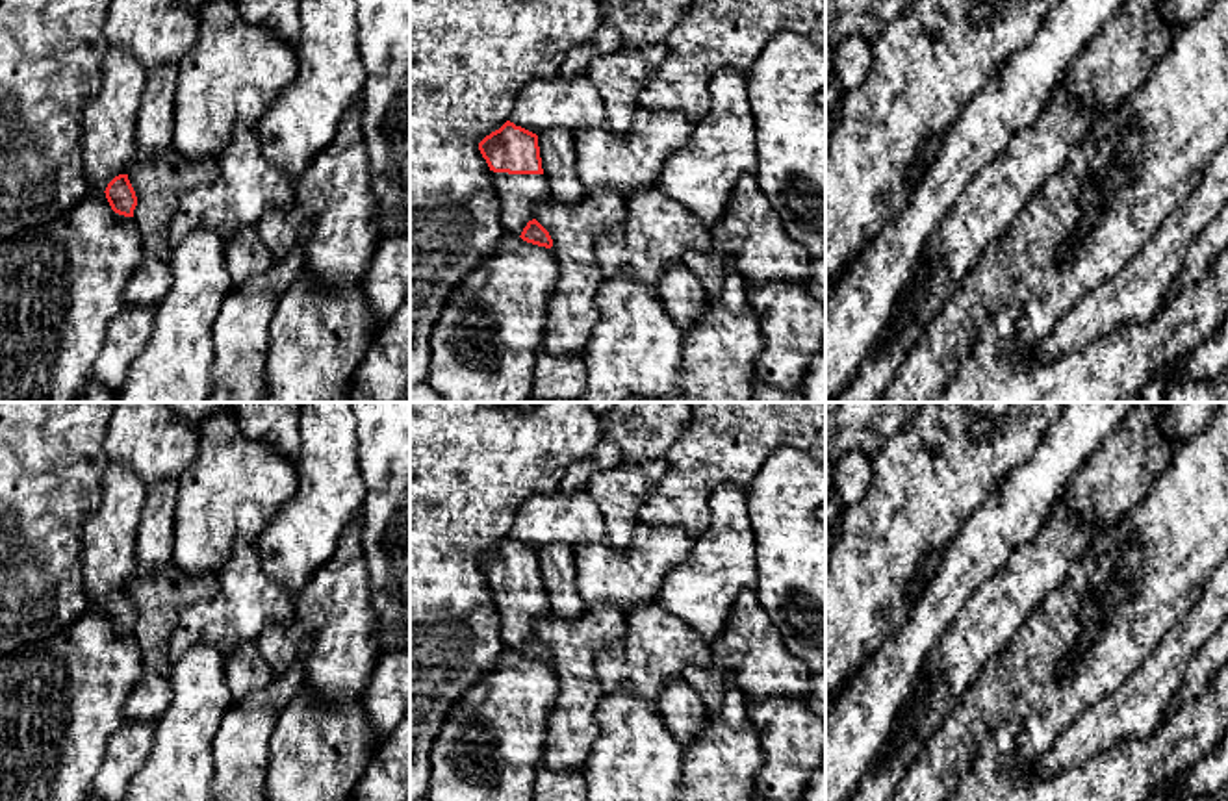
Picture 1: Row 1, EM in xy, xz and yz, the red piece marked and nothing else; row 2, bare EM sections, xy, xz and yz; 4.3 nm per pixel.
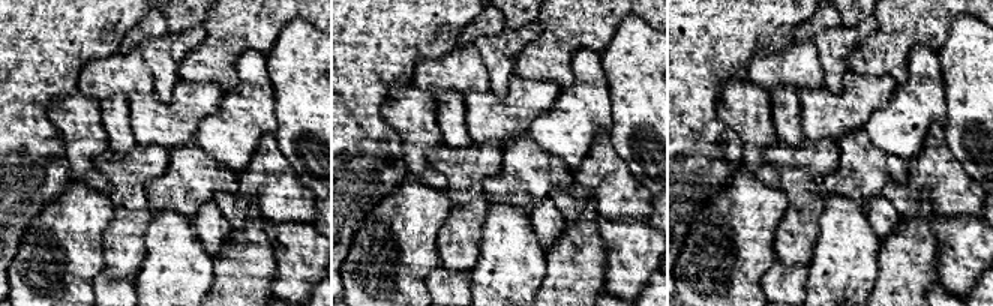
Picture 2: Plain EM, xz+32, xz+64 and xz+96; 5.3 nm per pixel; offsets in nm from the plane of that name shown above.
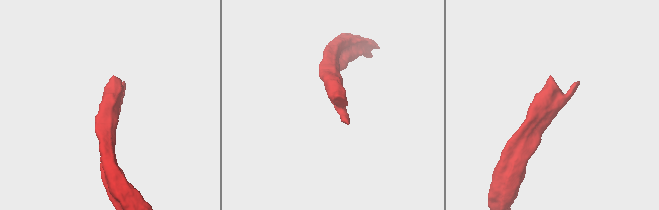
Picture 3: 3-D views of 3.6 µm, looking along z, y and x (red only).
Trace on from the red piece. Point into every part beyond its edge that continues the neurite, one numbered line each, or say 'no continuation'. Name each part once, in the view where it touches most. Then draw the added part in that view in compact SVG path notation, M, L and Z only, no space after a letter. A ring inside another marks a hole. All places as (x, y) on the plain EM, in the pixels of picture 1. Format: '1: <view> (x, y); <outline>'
1: xz (518, 610); M493 588L495 610L501 621L501 642L505 649L521 651L534 634L538 619L549 616L549 597L544 590Z

